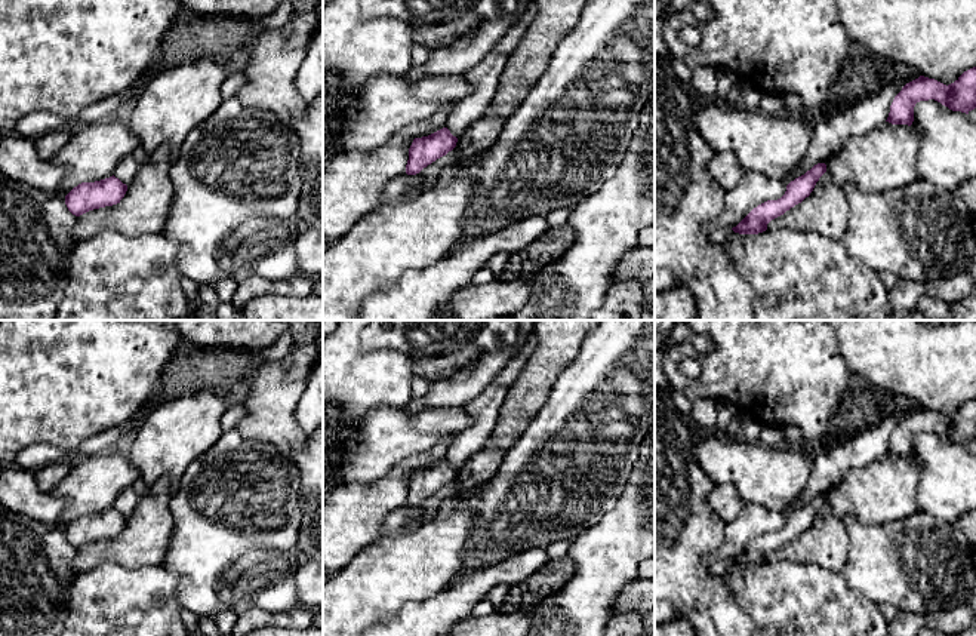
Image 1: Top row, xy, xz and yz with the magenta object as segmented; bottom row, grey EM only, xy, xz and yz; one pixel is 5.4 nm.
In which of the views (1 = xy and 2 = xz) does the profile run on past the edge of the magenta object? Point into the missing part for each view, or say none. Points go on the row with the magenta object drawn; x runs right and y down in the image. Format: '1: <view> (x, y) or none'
1: none
2: none

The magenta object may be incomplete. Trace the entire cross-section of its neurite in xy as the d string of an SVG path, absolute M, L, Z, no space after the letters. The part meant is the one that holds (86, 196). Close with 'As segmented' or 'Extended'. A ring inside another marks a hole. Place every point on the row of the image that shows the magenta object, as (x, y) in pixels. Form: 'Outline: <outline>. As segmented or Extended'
Outline: M114 175L95 182L81 182L65 196L68 211L80 216L89 211L120 203L127 191Z. As segmented

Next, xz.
Outline: M443 127L428 136L415 138L409 148L409 160L406 165L407 175L416 175L424 168L446 156L456 147L458 138Z. As segmented

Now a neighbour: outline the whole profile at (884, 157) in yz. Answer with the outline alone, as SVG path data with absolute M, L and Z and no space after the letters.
M884 122L860 136L853 136L825 162L837 184L855 184L878 193L920 178L917 153L920 132L908 125Z

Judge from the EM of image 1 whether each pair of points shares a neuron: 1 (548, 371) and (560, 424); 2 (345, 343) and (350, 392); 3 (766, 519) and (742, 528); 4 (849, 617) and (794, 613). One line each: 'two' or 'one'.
1: two
2: one
3: one
4: one

